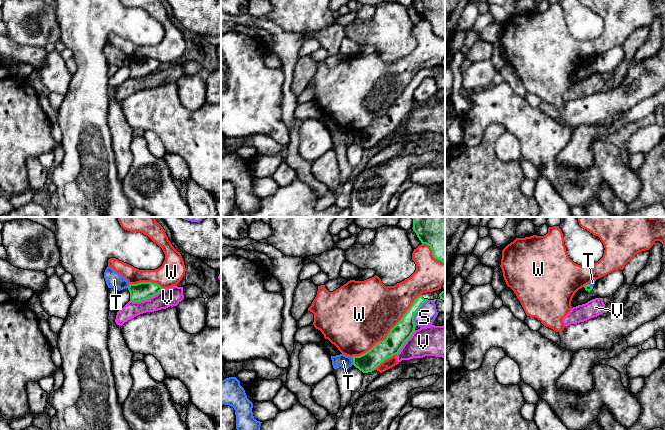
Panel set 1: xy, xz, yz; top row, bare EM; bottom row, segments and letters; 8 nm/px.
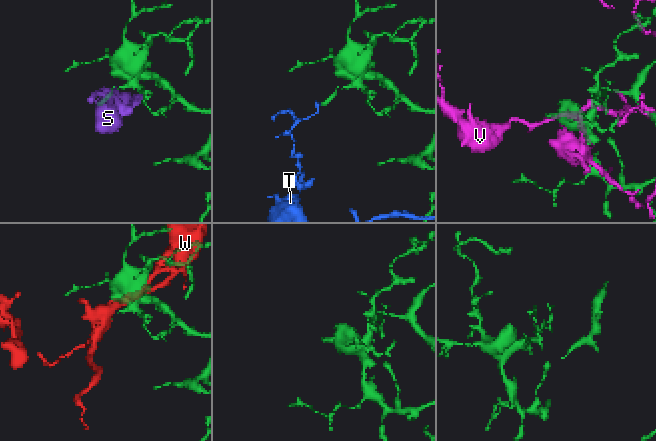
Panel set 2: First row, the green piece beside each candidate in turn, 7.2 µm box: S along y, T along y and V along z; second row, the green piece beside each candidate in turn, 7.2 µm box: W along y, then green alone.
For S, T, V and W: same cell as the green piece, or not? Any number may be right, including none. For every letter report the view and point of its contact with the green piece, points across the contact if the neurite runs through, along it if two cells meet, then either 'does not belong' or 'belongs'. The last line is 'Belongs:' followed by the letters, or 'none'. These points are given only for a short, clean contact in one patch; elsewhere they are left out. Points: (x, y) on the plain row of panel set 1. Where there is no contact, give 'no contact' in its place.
S: contact xz (417, 87); border xz (429, 76), (426, 76), (415, 90), (415, 101); does not belong
T: contact xz (353, 137); border xz (352, 133), (353, 140); does not belong
V: contact xy (146, 75); does not belong
W: contact xz (389, 108); does not belong
Belongs: none

